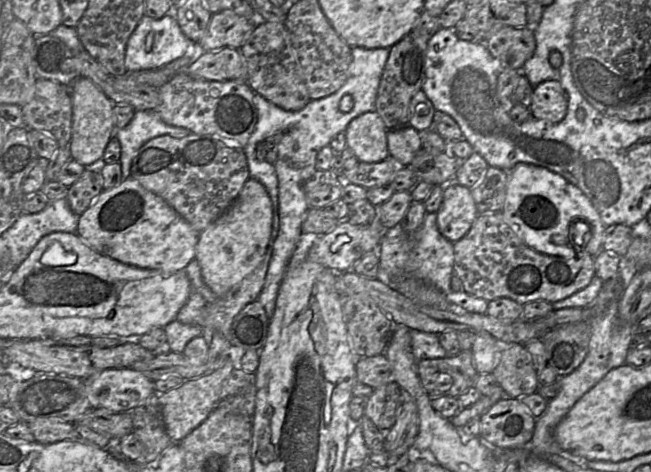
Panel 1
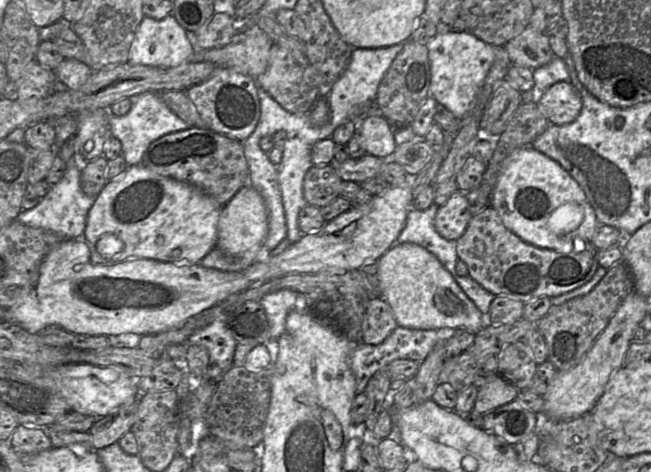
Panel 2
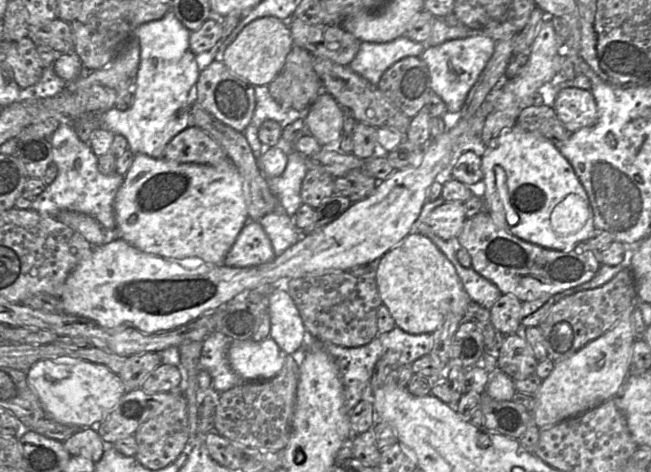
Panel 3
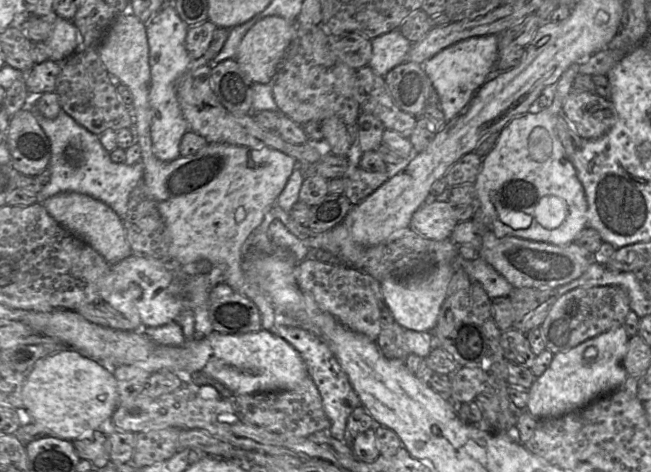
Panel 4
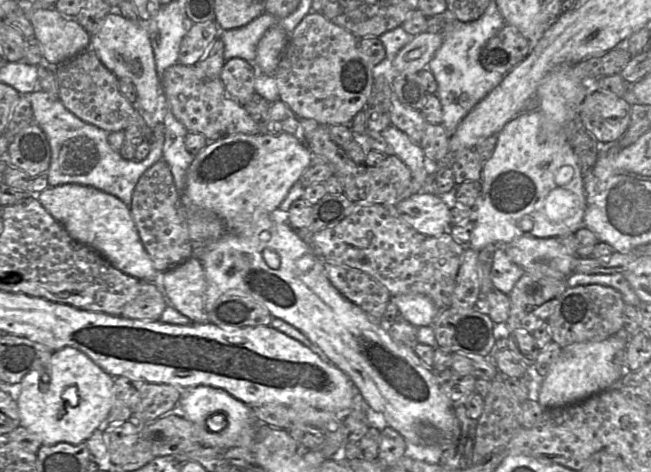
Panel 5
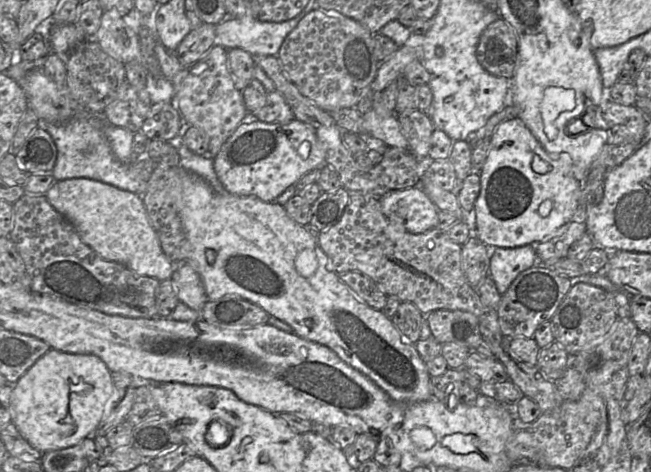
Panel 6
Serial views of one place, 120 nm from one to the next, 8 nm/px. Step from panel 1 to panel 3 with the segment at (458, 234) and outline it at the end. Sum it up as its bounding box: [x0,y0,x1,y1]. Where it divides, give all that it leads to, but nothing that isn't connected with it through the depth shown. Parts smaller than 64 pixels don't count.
[426,201,466,240]

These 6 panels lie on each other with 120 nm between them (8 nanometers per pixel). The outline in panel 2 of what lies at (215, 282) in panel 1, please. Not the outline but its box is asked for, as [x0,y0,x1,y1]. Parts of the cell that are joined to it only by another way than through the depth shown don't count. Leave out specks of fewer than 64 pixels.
[216,185,268,255]

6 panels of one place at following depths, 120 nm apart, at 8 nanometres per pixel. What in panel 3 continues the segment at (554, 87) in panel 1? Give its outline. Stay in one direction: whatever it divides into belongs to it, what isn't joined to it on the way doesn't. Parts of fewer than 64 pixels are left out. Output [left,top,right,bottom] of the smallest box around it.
[553,87,598,133]

